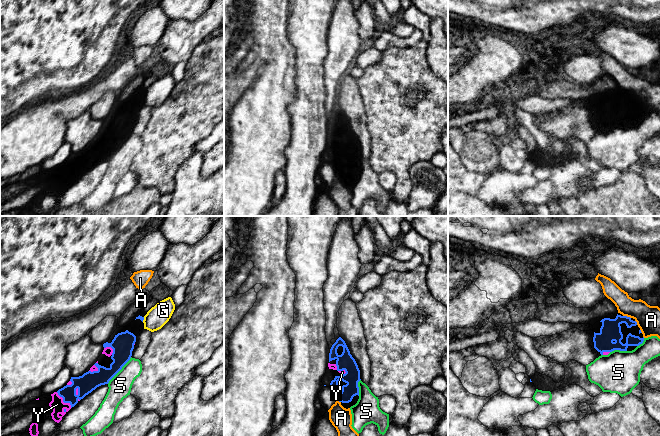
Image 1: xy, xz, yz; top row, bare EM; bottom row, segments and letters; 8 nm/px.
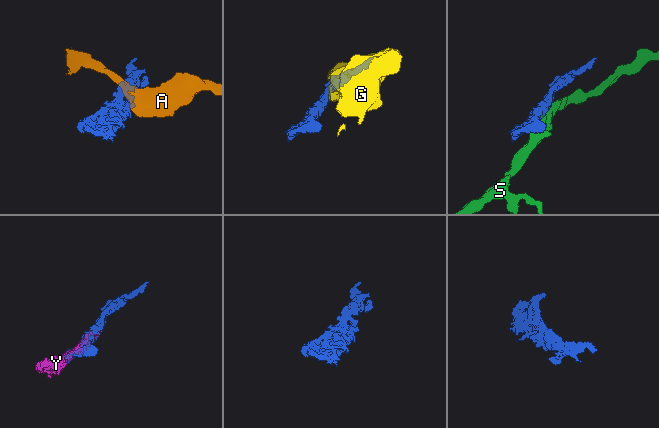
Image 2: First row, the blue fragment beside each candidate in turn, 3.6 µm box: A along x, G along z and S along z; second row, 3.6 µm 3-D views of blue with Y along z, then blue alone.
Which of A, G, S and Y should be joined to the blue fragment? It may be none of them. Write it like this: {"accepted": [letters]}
{"accepted": ["Y"]}

